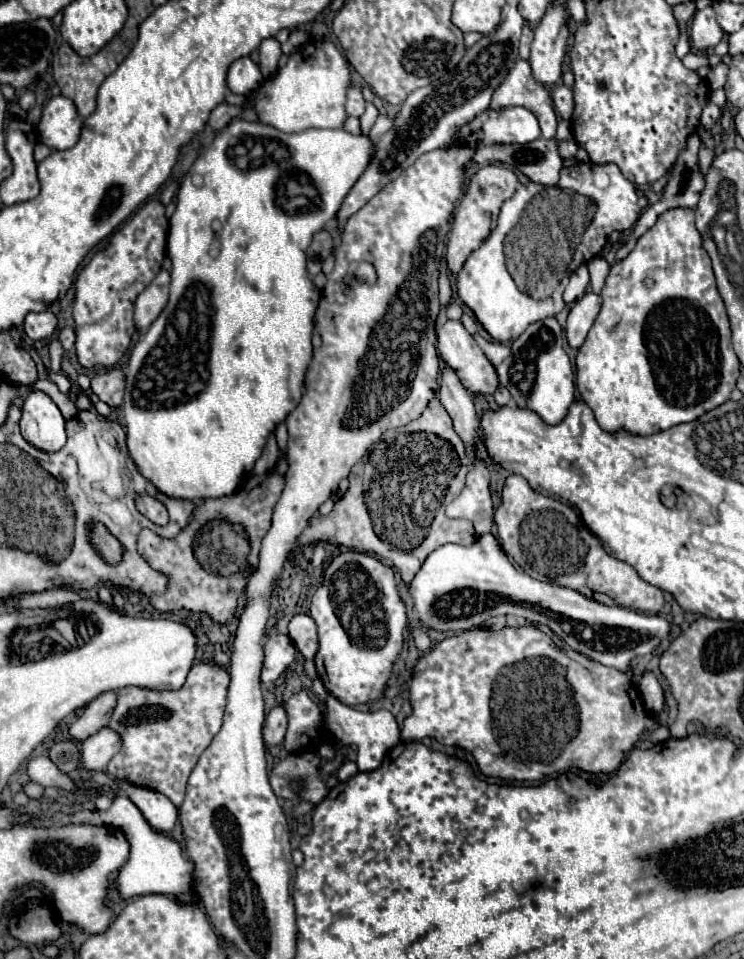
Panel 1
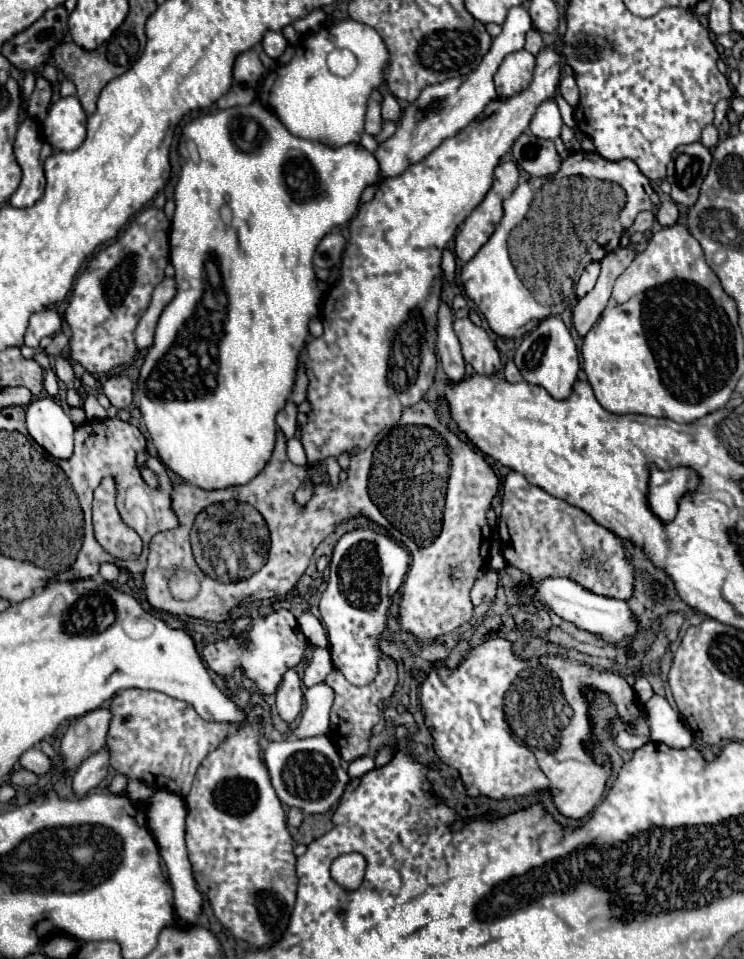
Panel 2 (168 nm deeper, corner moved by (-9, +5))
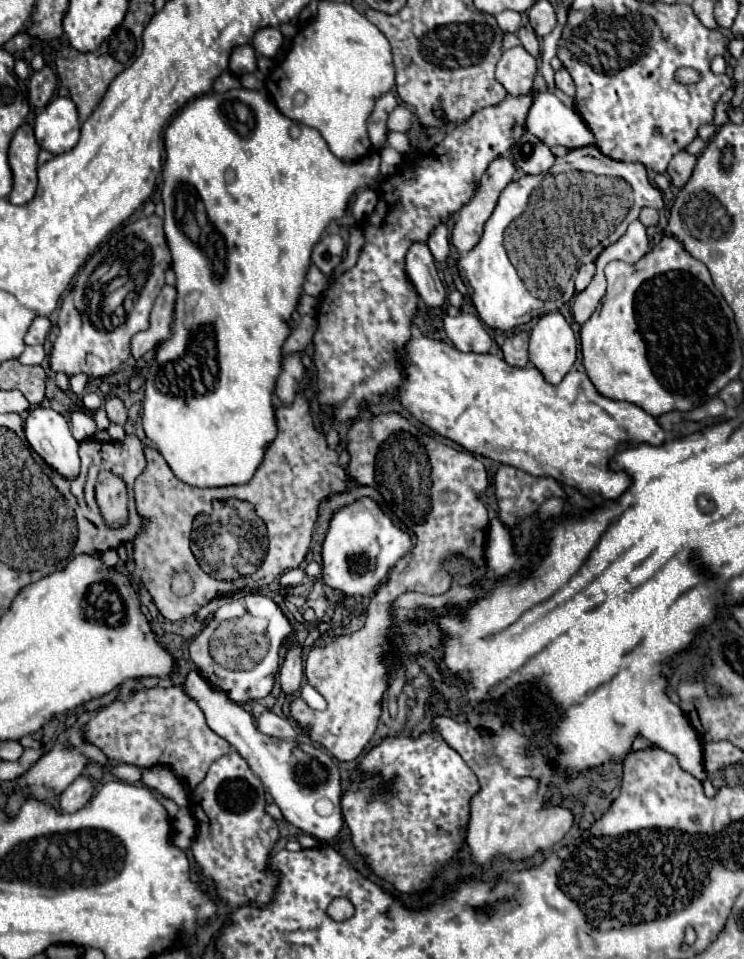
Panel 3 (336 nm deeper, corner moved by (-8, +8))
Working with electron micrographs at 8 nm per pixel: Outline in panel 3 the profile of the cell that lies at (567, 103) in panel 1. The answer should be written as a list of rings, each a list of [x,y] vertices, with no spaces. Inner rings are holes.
[[[567,69],[555,71],[555,85],[557,85],[557,89],[561,89],[565,95],[575,97],[575,85],[573,85],[573,79],[571,79],[571,75],[567,73]]]

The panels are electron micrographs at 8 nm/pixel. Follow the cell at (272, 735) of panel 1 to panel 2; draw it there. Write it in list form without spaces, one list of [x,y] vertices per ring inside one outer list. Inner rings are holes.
[[[288,670],[276,690],[276,708],[280,718],[290,724],[302,710],[302,680],[294,670]]]

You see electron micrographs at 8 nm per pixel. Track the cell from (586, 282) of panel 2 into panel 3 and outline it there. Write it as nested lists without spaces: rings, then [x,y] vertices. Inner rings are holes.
[[[593,263],[581,265],[581,267],[579,267],[579,273],[577,273],[577,279],[575,279],[575,289],[577,289],[577,291],[583,291],[583,289],[591,283],[593,275],[595,275],[595,265],[593,265]]]

